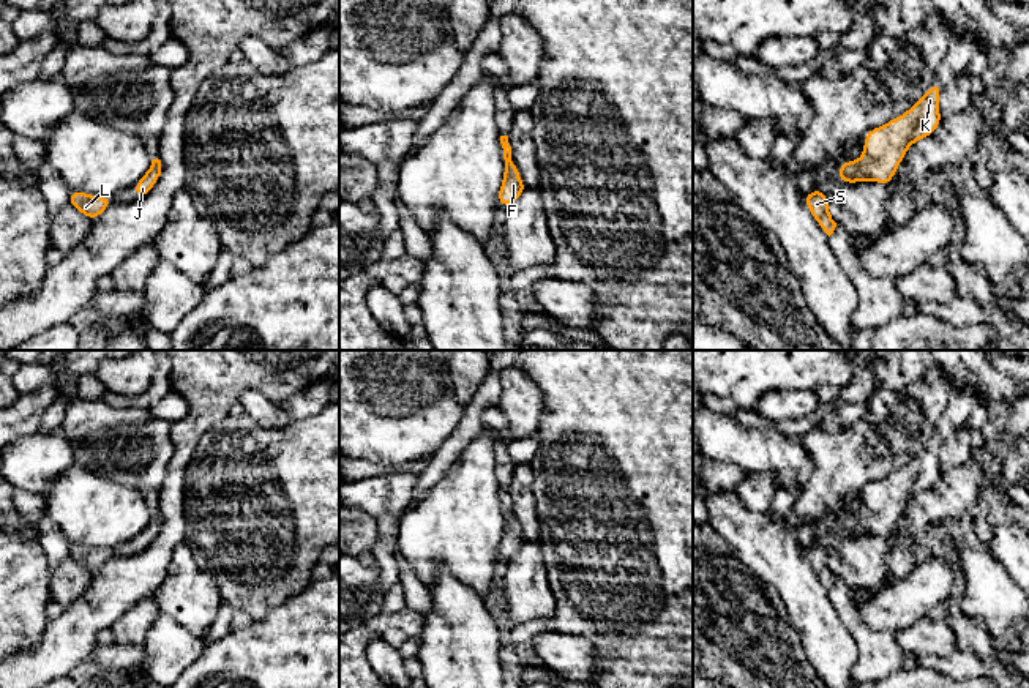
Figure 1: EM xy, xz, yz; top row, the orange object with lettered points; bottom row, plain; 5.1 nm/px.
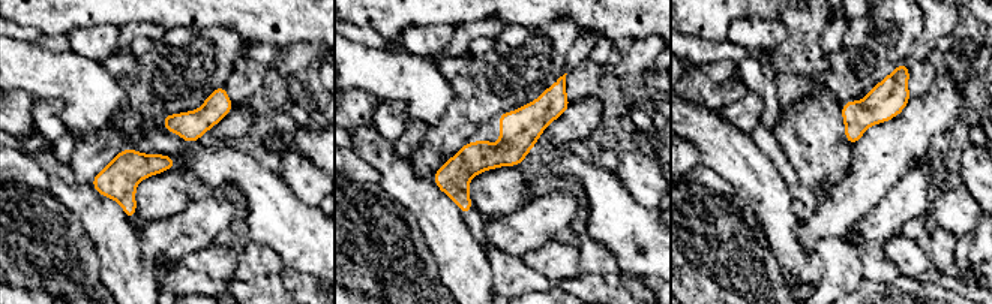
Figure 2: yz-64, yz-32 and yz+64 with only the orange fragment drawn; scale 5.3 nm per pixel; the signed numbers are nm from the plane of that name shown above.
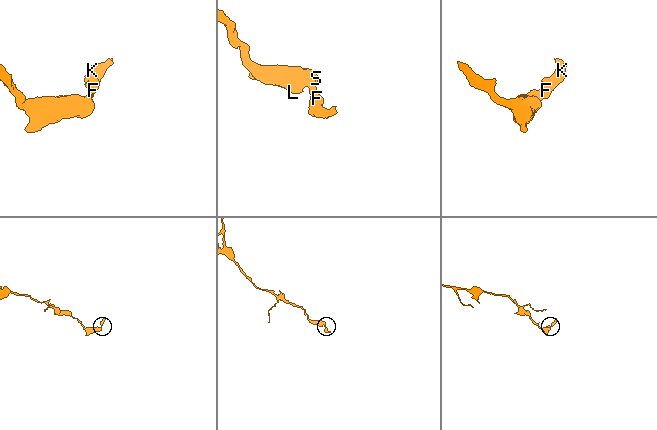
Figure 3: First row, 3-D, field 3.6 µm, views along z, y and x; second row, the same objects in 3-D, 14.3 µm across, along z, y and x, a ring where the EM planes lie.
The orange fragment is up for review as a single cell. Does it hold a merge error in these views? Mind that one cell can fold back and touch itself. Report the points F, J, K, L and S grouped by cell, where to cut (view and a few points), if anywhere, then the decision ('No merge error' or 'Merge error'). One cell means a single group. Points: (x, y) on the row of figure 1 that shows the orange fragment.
Groups: F J K L S. No split. No merge error

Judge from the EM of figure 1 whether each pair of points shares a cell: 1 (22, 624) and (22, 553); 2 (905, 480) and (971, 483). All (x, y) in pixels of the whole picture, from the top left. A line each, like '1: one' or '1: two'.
1: one
2: two

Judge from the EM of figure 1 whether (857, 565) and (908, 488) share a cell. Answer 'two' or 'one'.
two

